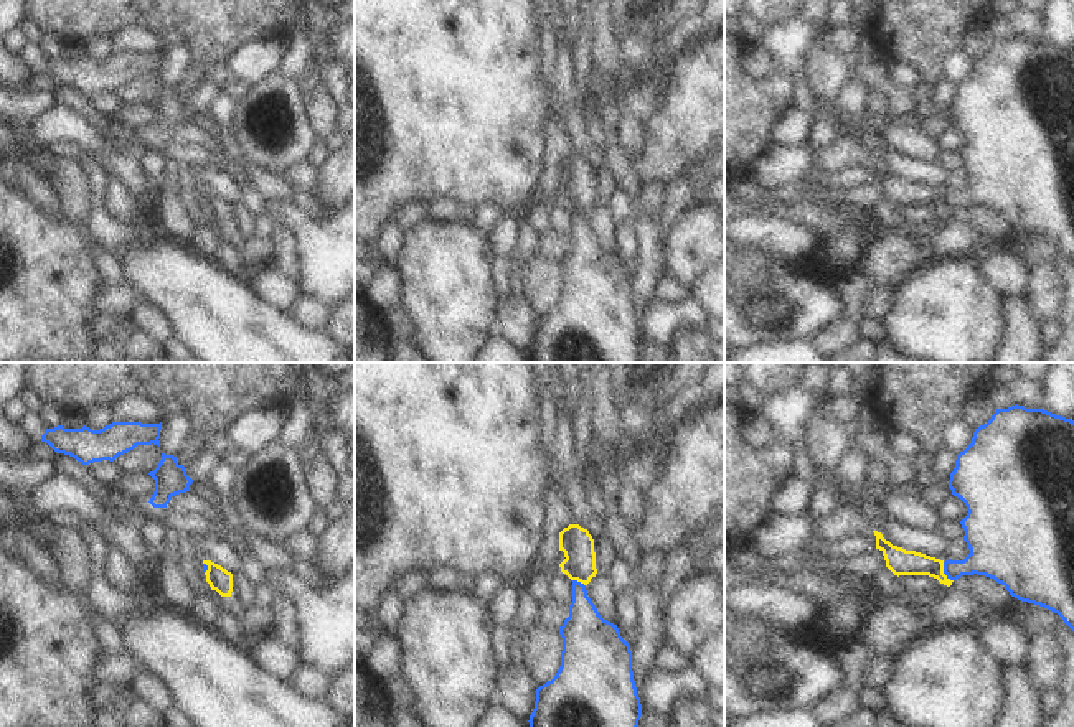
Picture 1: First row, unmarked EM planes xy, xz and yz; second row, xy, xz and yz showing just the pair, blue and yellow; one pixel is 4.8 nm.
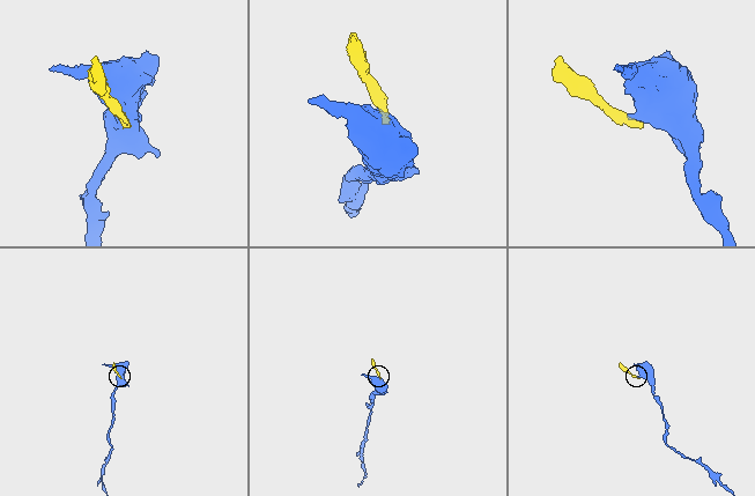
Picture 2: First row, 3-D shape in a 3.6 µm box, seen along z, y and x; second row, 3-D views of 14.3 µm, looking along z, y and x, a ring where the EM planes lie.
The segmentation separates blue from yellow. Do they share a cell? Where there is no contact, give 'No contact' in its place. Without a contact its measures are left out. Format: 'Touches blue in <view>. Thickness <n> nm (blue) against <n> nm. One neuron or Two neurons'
Touches blue in yz. Thickness 220 nm (blue) against 130 nm. Two neurons.

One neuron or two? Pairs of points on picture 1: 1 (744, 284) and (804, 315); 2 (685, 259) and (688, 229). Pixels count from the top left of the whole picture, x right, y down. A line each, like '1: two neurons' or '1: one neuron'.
1: one neuron
2: one neuron

